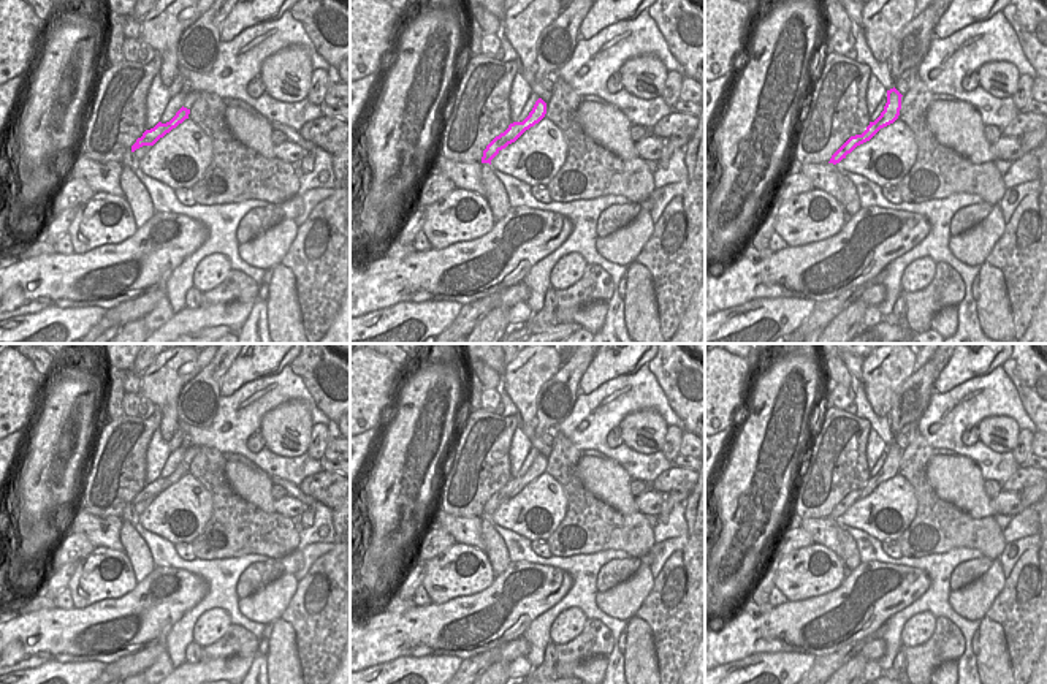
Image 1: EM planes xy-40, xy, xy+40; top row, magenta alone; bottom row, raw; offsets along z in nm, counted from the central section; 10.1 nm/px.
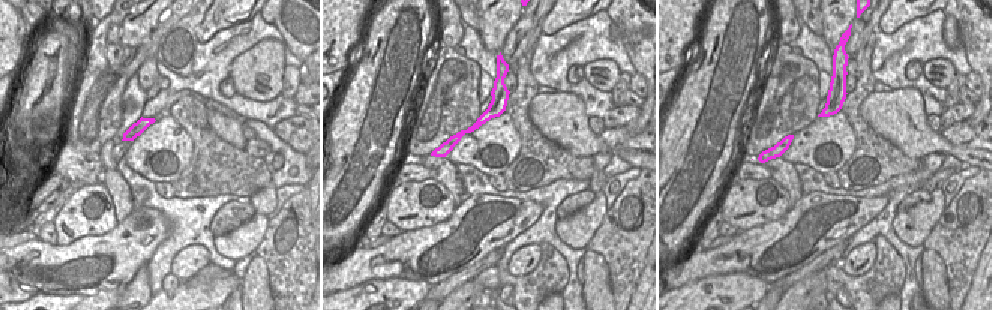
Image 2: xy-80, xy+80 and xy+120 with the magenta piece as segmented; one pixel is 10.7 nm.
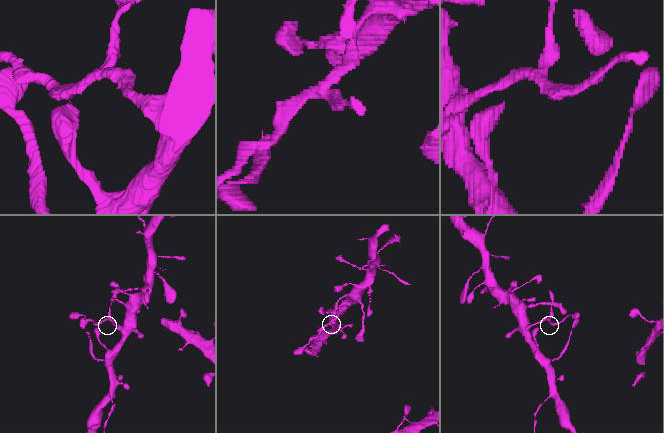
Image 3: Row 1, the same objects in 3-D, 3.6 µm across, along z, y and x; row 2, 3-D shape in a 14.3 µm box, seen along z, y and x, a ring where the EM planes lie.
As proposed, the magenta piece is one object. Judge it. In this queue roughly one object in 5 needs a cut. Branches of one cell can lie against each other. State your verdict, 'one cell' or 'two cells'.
one cell

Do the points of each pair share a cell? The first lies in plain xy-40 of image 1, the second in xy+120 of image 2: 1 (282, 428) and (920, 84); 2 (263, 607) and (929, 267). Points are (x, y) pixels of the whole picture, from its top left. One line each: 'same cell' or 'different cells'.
1: different cells
2: different cells

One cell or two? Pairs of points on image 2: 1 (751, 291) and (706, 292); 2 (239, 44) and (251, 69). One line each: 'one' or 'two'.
1: one
2: two

